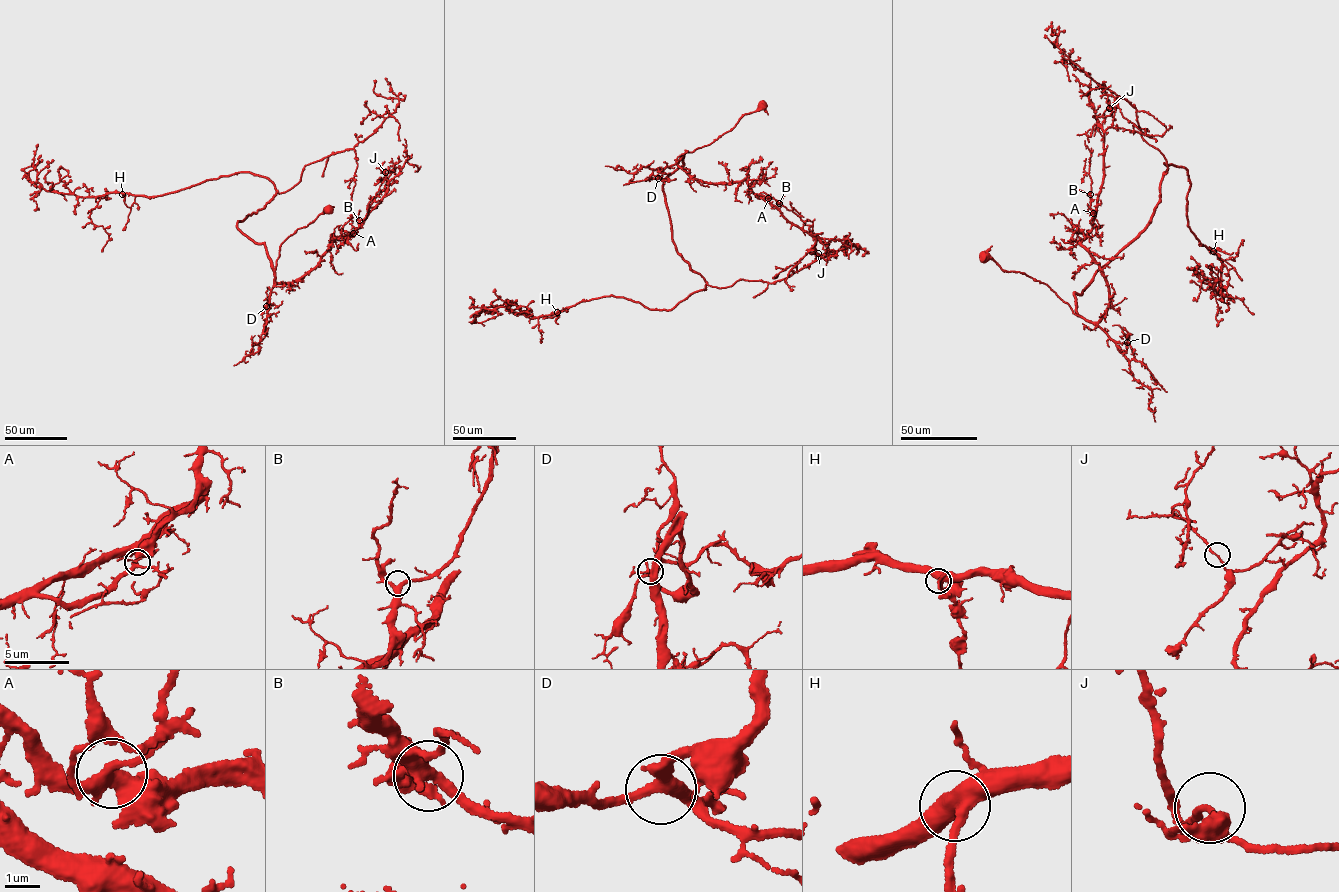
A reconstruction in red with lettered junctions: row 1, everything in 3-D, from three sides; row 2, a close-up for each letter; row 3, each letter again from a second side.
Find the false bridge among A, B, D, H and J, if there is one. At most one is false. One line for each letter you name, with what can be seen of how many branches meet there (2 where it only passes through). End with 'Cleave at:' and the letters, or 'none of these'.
J: Branches: 2
Cleave at: J

